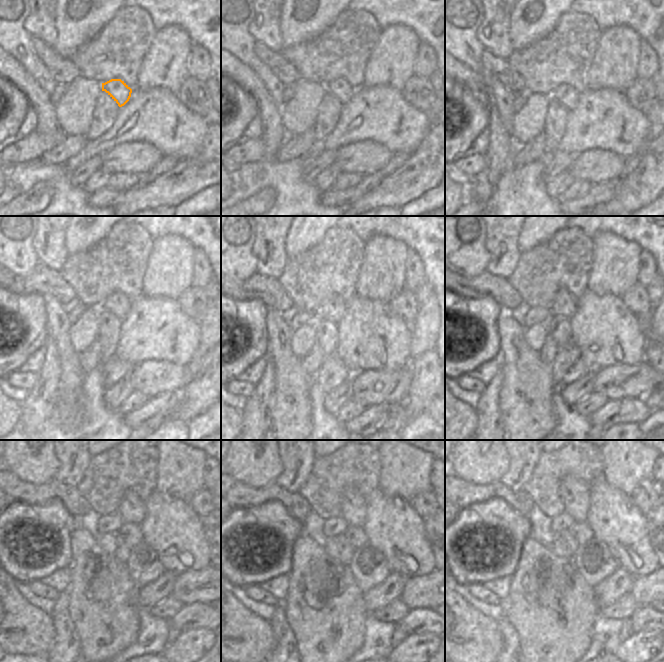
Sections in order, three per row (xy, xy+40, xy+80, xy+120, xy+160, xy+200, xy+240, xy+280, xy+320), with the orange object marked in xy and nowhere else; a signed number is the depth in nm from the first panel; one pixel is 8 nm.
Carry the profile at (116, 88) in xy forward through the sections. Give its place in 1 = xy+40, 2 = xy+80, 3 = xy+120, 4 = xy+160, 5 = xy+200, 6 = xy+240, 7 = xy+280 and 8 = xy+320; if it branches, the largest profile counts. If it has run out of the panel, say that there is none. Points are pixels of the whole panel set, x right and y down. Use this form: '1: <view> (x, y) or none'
1: xy+40 (340, 88)
2: xy+80 (565, 92)
3: xy+120 (118, 305)
4: xy+160 (338, 308)
5: xy+200 (580, 292)
6: xy+240 (131, 509)
7: xy+280 (354, 506)
8: xy+320 (575, 492)

